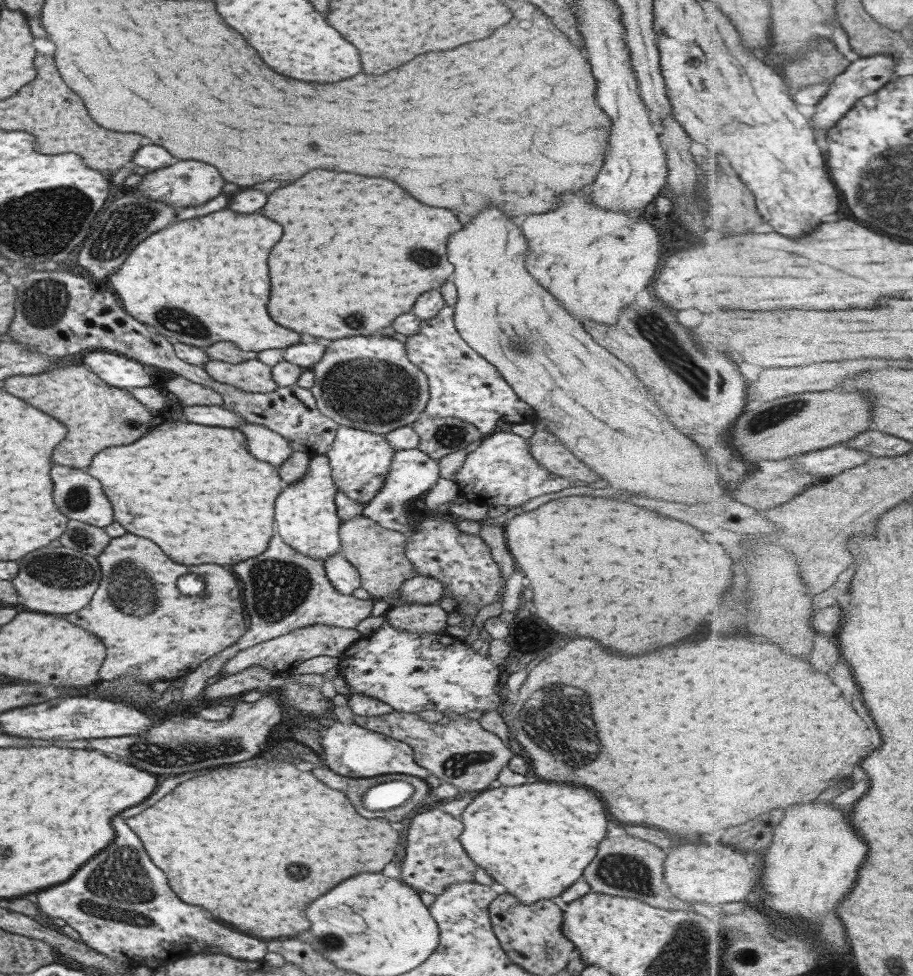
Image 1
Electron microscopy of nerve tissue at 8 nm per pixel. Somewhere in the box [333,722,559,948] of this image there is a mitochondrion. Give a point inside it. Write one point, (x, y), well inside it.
(457, 764)

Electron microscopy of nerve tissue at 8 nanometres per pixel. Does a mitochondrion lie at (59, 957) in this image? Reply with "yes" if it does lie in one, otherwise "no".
no

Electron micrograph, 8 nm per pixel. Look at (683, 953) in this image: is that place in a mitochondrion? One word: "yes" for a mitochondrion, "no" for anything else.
yes

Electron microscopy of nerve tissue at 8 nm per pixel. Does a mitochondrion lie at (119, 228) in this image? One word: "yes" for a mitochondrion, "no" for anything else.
yes

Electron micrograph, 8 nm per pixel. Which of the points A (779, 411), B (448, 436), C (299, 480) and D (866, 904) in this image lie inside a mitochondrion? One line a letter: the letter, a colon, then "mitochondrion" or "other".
A: mitochondrion
B: mitochondrion
C: other
D: other

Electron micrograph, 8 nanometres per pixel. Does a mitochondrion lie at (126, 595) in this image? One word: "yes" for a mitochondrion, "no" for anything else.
yes

